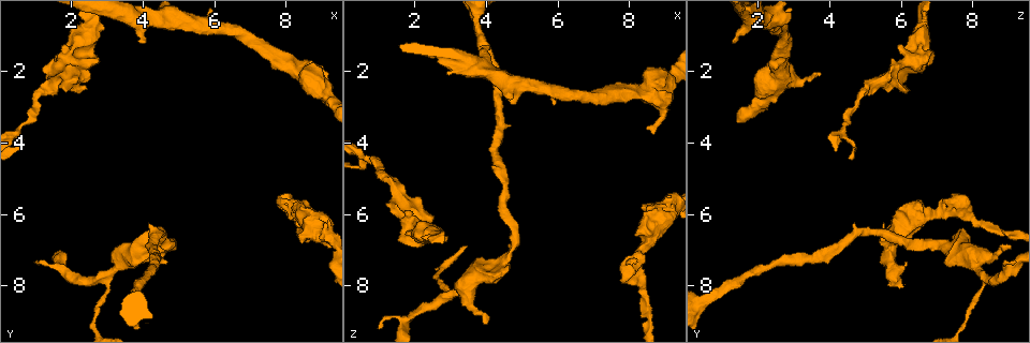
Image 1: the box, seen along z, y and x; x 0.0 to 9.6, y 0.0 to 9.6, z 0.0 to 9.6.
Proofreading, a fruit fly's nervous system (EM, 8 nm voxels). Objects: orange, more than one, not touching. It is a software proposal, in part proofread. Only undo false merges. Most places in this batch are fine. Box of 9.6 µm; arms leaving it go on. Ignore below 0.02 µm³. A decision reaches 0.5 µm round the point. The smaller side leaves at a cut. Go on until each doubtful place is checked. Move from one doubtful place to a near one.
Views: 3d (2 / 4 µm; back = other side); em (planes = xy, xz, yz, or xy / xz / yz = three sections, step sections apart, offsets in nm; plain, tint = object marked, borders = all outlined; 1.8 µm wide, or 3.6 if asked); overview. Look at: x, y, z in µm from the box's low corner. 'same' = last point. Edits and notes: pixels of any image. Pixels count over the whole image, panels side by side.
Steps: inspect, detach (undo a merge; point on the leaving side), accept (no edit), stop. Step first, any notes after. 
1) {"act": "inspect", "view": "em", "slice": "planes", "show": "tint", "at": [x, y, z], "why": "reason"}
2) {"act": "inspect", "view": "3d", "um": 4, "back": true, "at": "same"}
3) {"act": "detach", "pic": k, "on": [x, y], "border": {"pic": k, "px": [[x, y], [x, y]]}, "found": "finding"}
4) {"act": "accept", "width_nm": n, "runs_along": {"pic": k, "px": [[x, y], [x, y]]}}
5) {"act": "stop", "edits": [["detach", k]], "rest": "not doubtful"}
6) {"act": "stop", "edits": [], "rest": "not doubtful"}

{"act": "inspect", "view": "em", "slice": "planes", "show": "tint", "at": [8.15, 5.90, 7.45], "why": "abrupt turn"}

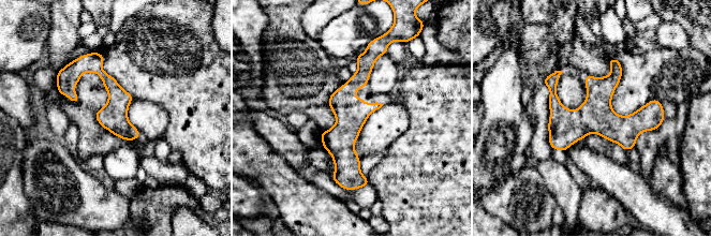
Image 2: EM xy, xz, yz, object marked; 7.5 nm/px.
{"act": "accept", "found": "continuous, no second neuron"}

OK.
{"act": "inspect", "view": "3d", "um": 2, "at": [4.35, 7.00, 7.45], "why": "abrupt turn"}

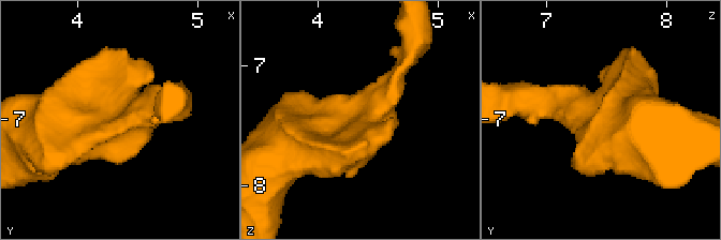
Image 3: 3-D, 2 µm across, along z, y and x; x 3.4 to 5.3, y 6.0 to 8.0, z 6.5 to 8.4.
{"act": "inspect", "view": "em", "slice": "planes", "show": "plain", "at": [4.38, 7.02, 7.52], "why": "need the tissue"}

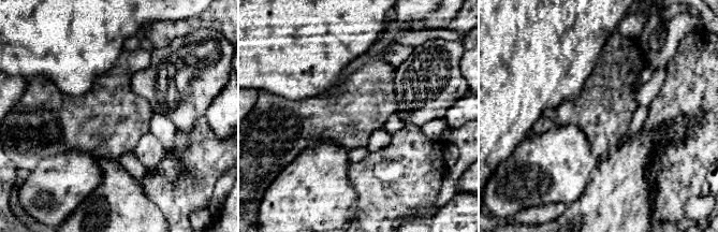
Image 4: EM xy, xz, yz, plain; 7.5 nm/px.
{"act": "inspect", "view": "em", "slice": "planes", "show": "tint", "at": "same"}

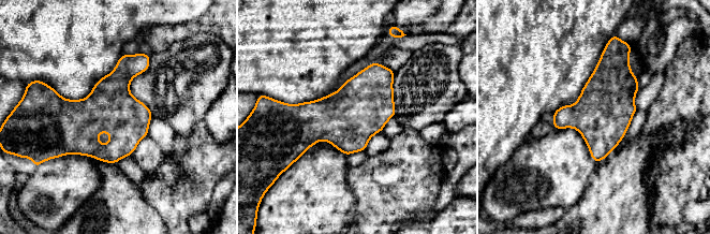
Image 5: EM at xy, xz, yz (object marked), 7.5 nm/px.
{"act": "accept", "width_nm": 360, "found": "all the same neuron"}

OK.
{"act": "inspect", "view": "em", "slice": "planes", "show": "tint", "at": [2.15, 1.30, 6.55], "why": "arms run side by side"}

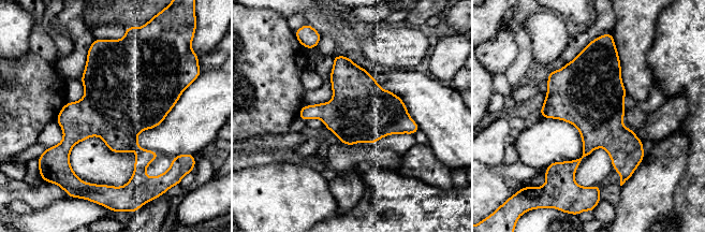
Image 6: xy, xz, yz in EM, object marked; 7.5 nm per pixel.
{"act": "accept", "found": "all the same neuron"}

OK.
{"act": "inspect", "view": "3d", "um": 4, "at": [1.60, 1.95, 5.85], "why": "abrupt turn"}

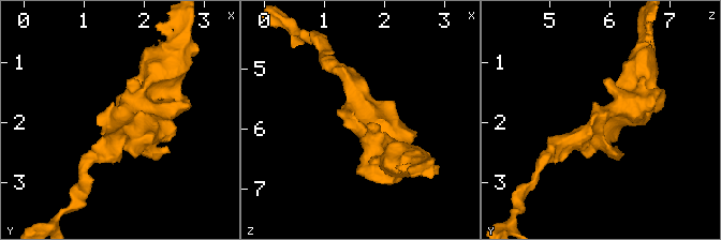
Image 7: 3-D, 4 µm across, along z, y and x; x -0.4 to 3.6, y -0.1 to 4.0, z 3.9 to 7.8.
{"act": "inspect", "view": "em", "slice": "planes", "show": "tint", "at": [1.60, 2.00, 5.90], "why": "now the EM"}

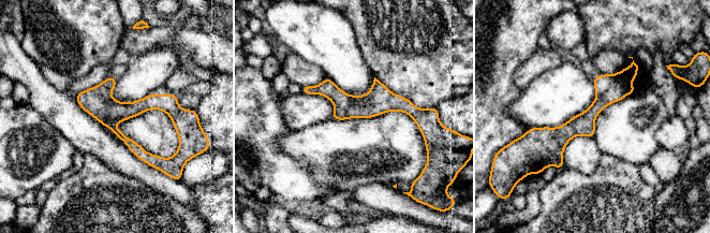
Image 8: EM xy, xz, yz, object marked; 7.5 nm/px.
{"act": "accept", "runs_along": {"pic": 8, "px": [[635, 68], [577, 126], [532, 132]]}, "found": "continuous, no second neuron"}

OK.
{"act": "inspect", "view": "em", "um": 3.6, "slice": "planes", "show": "plain", "at": [2.65, 0.65, 6.60], "why": "thick turns thin"}

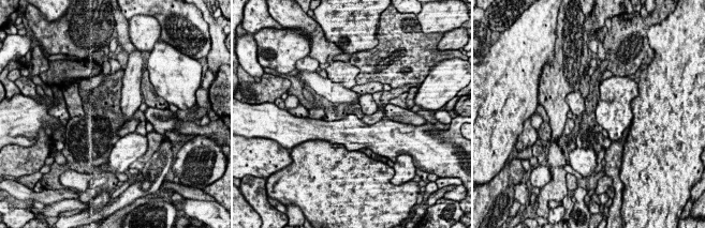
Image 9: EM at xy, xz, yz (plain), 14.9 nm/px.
{"act": "inspect", "view": "em", "um": 3.6, "slice": "planes", "show": "tint", "at": "same", "why": "with the object marked"}

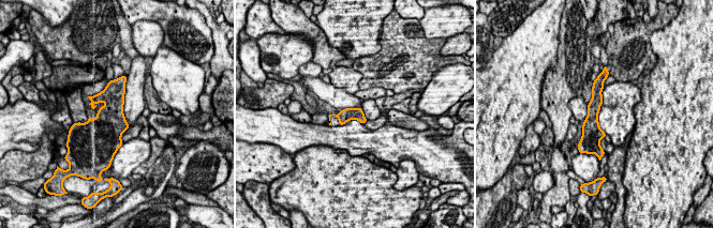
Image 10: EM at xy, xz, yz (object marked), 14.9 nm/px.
{"act": "accept", "width_nm": 200, "runs_along": {"pic": 10, "px": [[596, 86], [594, 148]]}, "found": "one neuron here"}

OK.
{"act": "stop", "edits": [], "rest": "not doubtful"}

